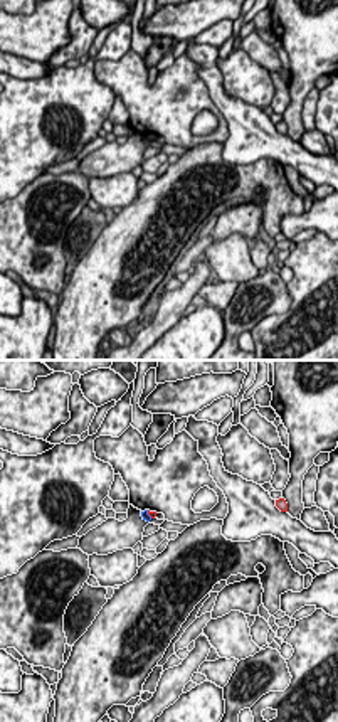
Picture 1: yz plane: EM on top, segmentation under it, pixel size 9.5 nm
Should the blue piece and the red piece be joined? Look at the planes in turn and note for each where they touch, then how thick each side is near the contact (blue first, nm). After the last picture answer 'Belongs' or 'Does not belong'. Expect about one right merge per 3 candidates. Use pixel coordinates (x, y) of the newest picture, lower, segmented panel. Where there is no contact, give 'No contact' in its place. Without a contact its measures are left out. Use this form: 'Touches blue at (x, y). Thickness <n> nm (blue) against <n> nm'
Touches blue at (147, 514). Thickness 70 nm (blue) against 60 nm

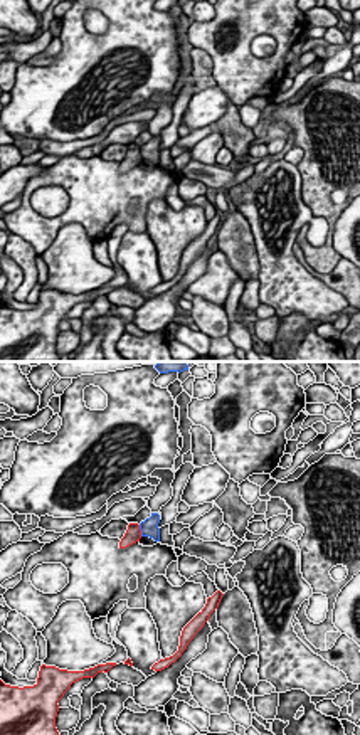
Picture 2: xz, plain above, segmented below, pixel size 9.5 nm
Touches blue at (140, 528). Thickness 160 nm (blue) against 160 nm

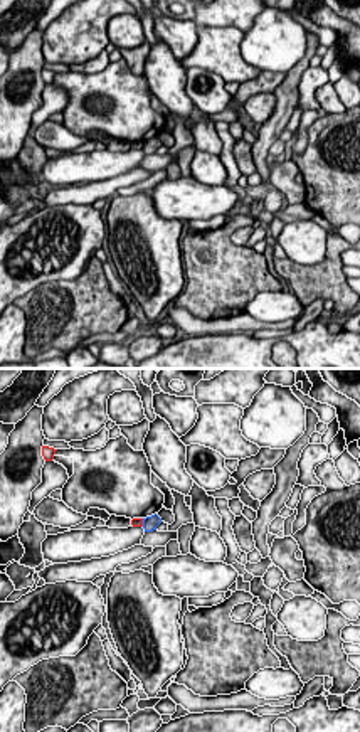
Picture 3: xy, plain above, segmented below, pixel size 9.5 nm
Touches blue at (143, 522). Thickness 140 nm (blue) against 100 nm

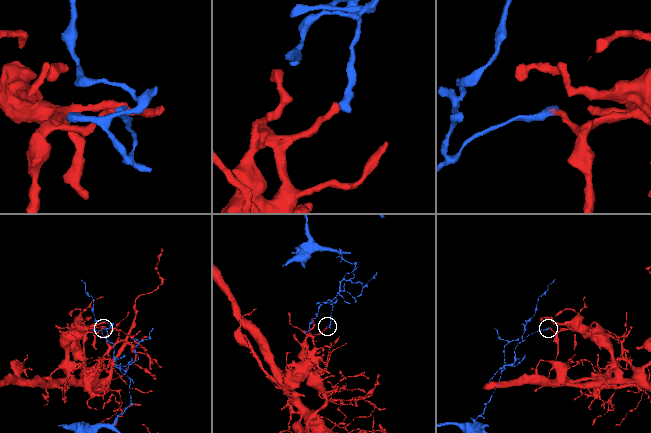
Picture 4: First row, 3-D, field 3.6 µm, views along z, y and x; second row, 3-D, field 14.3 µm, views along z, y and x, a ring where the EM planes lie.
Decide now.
Does not belong

